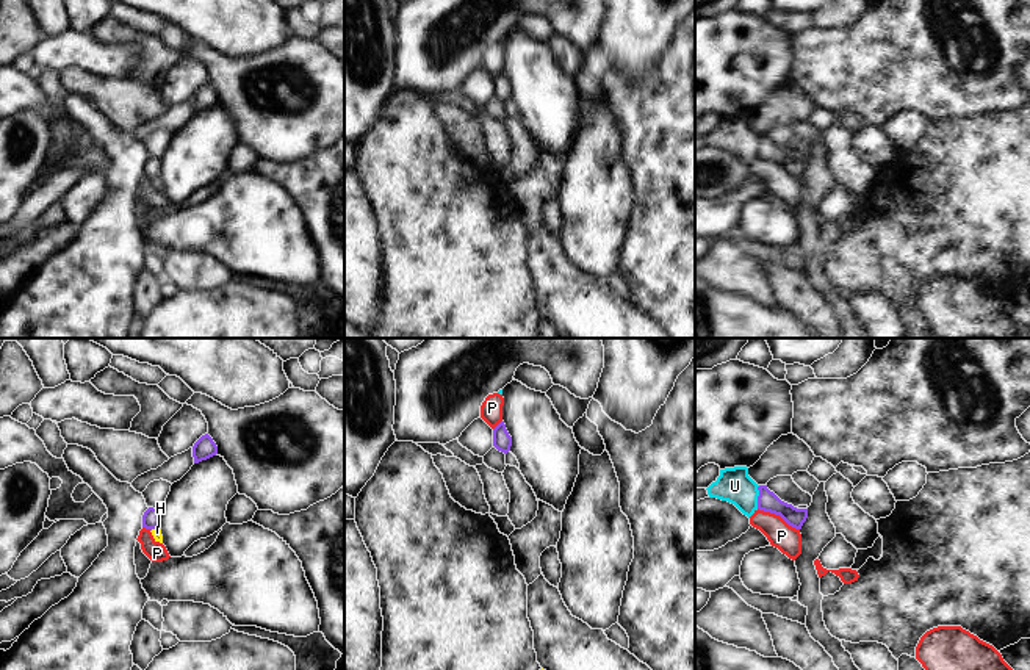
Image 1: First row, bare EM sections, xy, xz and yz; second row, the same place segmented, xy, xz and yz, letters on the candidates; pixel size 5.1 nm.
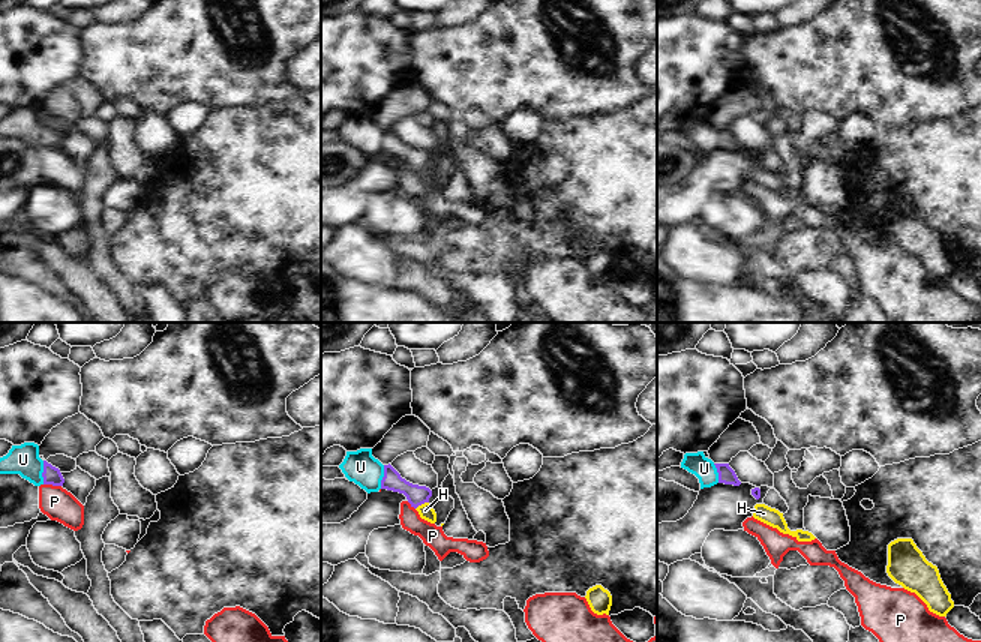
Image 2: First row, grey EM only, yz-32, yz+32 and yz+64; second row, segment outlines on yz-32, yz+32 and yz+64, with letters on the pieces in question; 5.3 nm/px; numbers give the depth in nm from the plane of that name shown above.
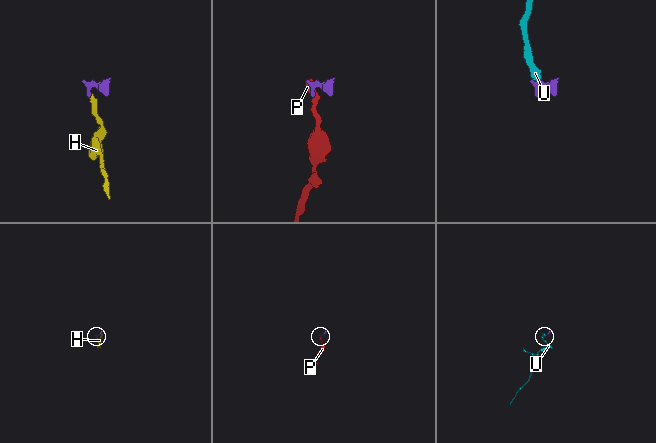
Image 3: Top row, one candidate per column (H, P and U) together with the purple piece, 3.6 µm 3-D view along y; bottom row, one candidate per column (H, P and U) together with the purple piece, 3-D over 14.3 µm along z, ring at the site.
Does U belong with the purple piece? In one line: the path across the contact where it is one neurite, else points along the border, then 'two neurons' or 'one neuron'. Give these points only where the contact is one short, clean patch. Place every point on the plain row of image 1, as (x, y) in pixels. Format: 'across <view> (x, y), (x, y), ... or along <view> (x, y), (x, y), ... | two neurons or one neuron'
along yz (759, 135), (756, 157) | two neurons

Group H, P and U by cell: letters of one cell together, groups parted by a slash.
H / P U

